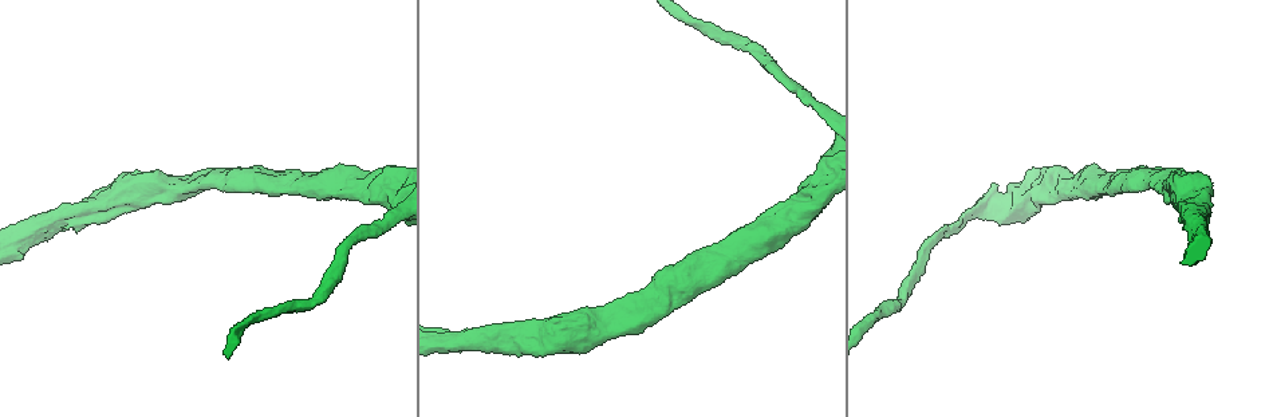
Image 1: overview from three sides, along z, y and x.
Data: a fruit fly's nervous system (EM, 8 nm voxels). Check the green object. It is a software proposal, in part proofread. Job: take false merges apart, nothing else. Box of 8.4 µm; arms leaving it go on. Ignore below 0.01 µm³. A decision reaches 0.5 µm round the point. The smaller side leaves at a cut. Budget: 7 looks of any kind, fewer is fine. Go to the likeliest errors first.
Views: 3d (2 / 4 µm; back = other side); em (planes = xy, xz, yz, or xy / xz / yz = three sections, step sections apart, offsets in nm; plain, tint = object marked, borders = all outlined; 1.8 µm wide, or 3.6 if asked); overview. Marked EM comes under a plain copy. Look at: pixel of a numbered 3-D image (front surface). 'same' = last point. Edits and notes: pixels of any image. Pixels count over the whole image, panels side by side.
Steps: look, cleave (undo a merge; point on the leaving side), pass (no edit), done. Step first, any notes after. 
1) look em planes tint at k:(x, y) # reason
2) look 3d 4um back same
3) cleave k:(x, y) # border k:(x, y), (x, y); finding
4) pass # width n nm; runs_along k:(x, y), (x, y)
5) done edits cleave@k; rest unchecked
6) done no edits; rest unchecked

look 3d 4um back at 1:(777, 228) # calibre changes

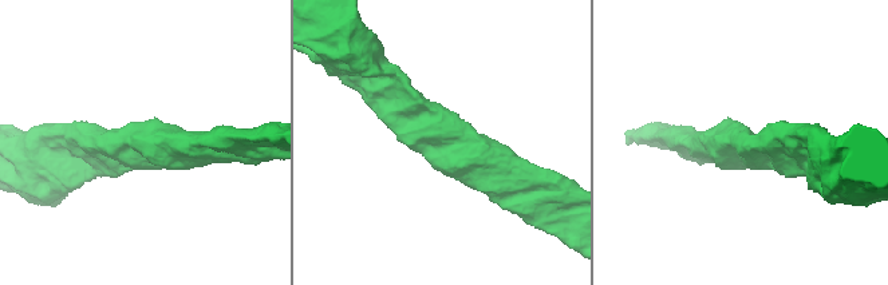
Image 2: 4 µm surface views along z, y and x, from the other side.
look em 3.6um planes tint at 2:(746, 143)

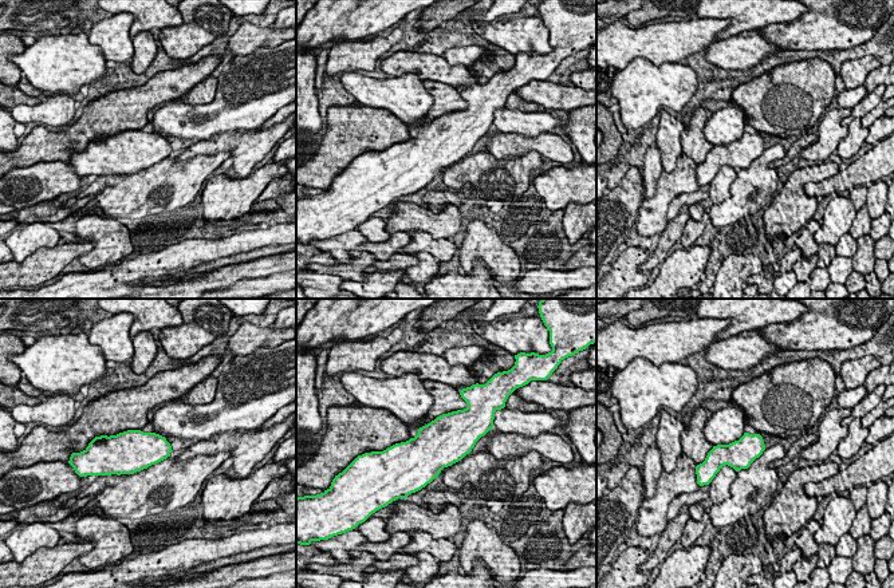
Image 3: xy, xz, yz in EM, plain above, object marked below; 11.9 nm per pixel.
pass # one cell here

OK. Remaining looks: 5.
look 3d 2um back at 1:(965, 219) # thick turns thin

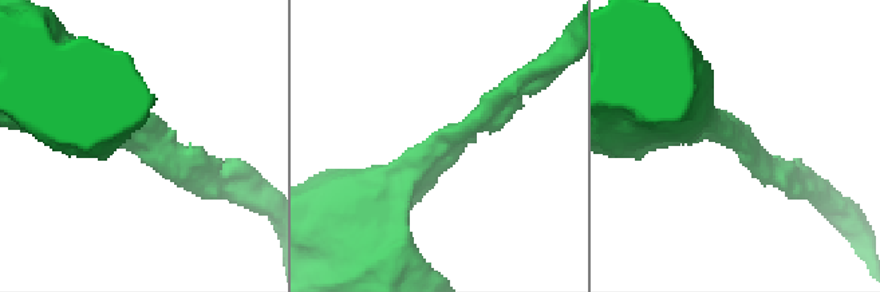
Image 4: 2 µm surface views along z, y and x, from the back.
look em xy step 4 tint at 4:(444, 146) # now the EM

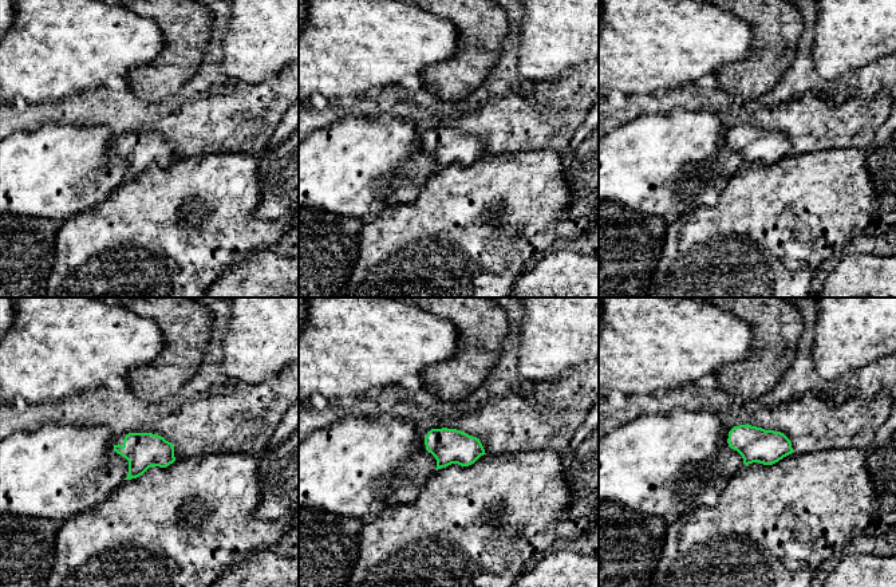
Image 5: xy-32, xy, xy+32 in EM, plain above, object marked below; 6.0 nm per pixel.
look em planes tint same # cut it another way

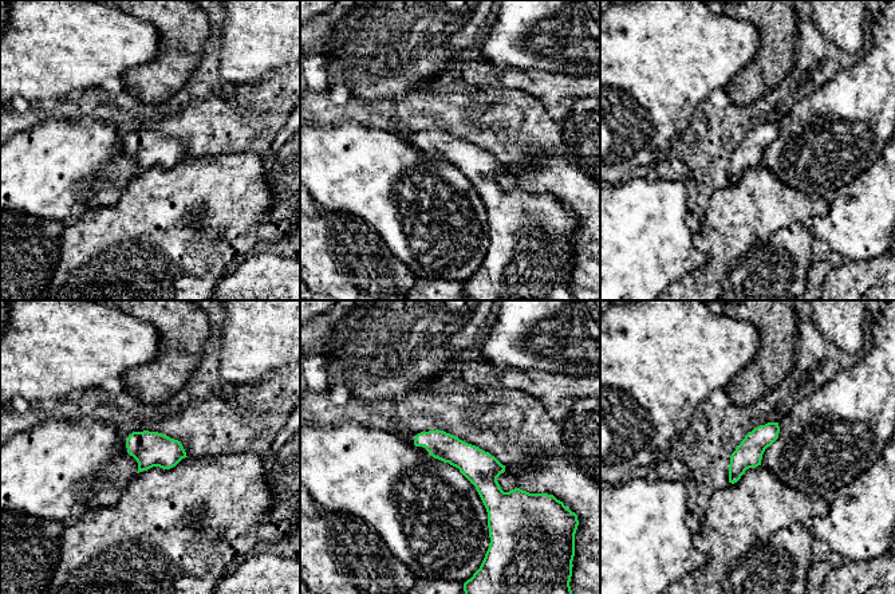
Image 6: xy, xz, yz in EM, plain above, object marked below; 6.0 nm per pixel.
pass # runs_along 6:(418, 439), (457, 452), (500, 495), (519, 492); one cell here

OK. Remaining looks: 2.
look 3d 2um at 1:(689, 266)

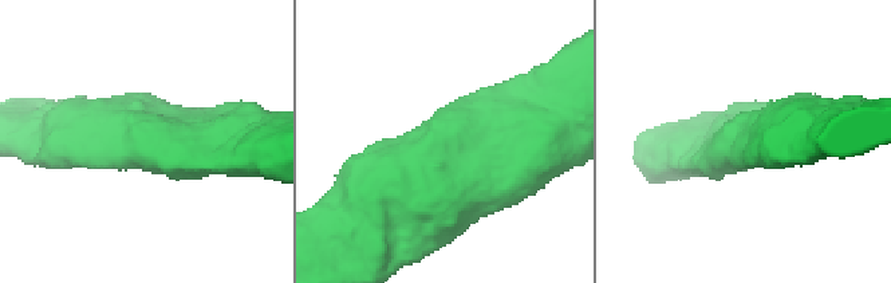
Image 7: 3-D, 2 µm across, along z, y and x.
look em planes tint at 7:(452, 150) # shape alone is not enough

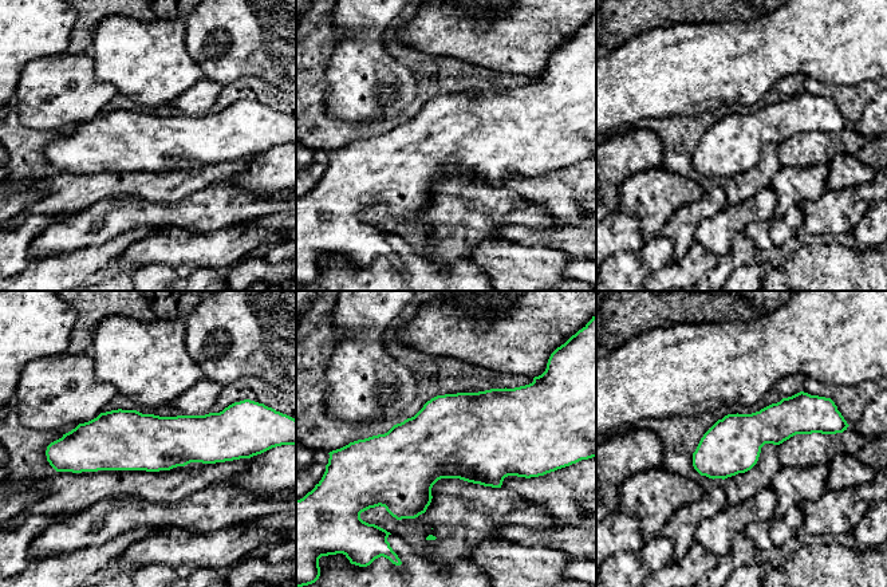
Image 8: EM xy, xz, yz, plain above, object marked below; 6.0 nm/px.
pass # runs_along 8:(227, 434), (66, 448); all the same cell

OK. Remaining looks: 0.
done no edits; rest unchecked

